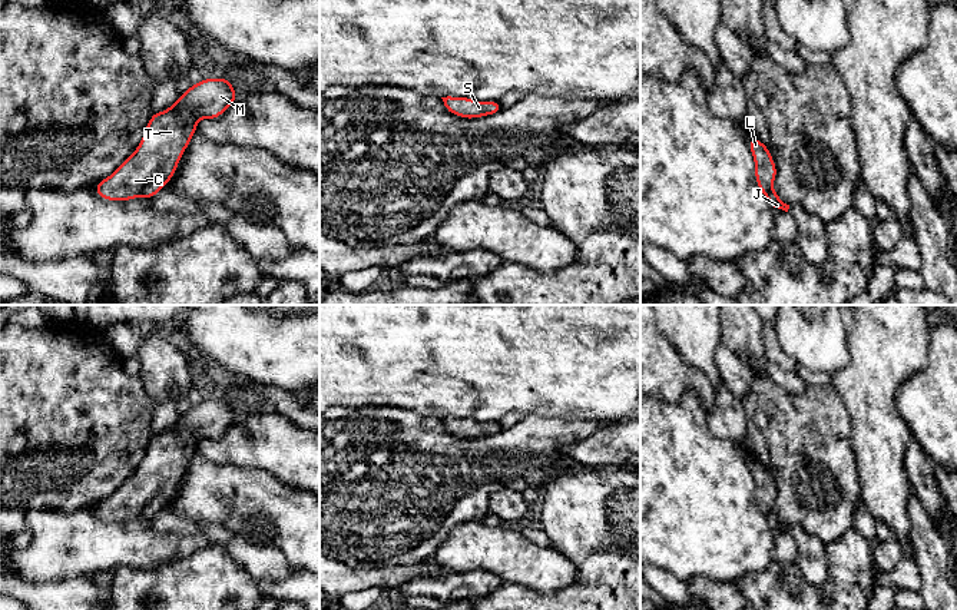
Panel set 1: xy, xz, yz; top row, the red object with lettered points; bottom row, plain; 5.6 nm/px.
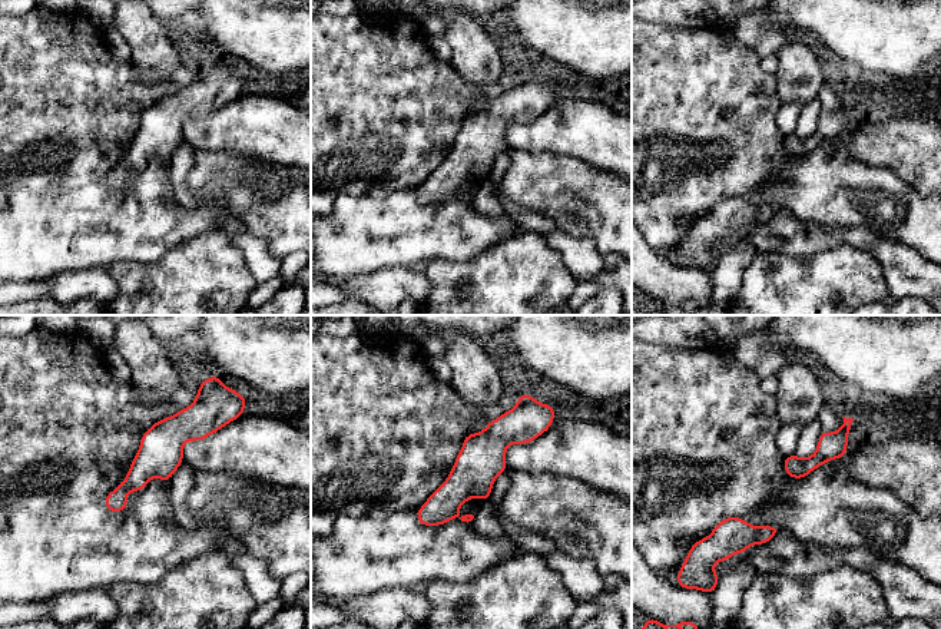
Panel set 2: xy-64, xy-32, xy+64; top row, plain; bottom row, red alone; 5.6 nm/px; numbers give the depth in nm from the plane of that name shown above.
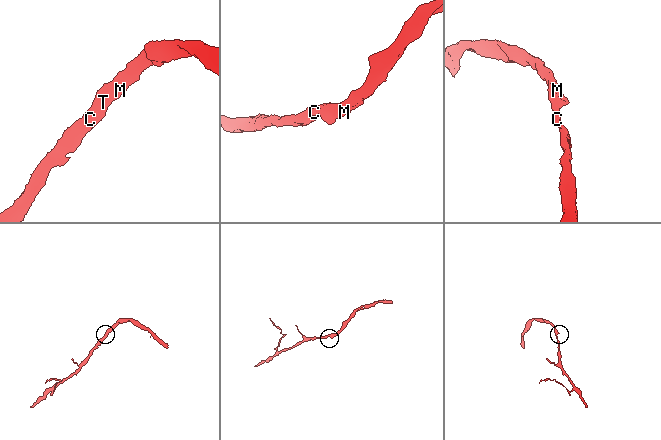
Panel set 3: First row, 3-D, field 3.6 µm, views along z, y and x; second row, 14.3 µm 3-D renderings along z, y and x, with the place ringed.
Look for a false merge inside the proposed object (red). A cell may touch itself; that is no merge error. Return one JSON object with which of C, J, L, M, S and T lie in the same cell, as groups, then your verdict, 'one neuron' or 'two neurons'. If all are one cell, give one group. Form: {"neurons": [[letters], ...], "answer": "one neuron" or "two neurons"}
{"neurons": [["C", "J", "L", "M", "S", "T"]], "answer": "one neuron"}

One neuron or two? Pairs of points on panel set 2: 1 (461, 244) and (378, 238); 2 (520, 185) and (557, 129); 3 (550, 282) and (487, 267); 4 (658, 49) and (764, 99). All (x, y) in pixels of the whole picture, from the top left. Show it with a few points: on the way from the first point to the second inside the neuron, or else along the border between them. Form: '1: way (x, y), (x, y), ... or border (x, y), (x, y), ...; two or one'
1: way (441, 238), (398, 238); one
2: border (512, 148), (529, 152), (570, 155), (576, 159); two
3: way (534, 280), (503, 280); one
4: way (683, 75), (708, 99), (738, 99); one

